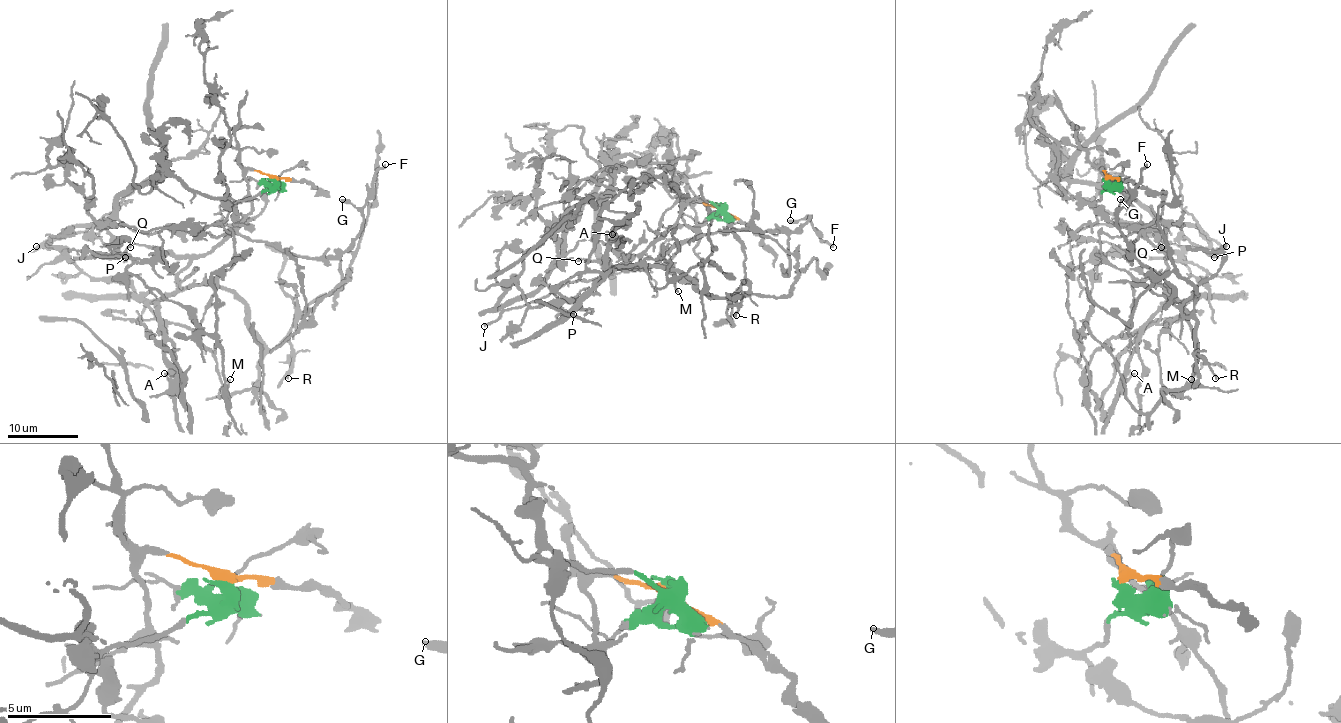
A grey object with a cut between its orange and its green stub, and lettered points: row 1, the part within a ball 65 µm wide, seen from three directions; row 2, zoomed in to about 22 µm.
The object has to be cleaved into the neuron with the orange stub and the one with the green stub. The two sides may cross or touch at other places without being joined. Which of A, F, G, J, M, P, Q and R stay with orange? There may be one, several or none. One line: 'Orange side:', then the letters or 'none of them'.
Orange side: A, F, G, M, Q, R

